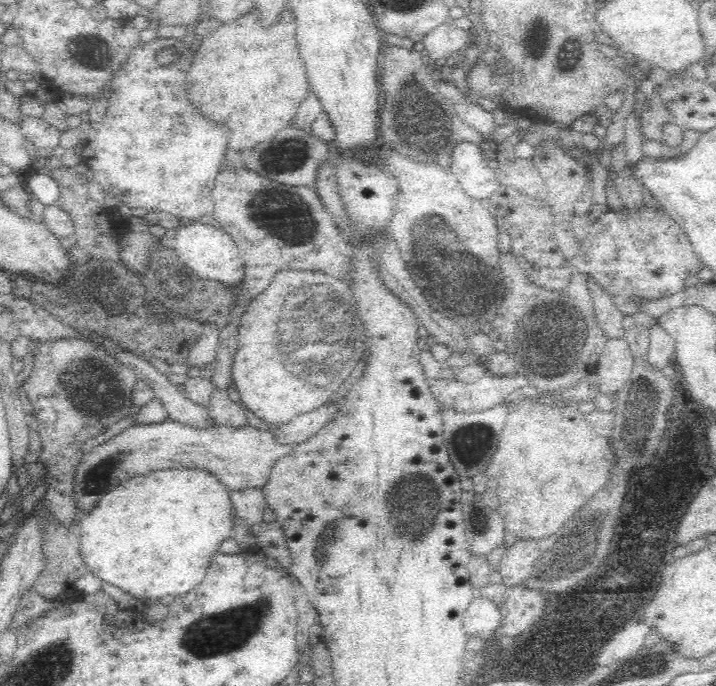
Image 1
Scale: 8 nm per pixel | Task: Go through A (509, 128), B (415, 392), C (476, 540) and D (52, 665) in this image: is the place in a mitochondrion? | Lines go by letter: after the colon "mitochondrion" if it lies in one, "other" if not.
A: other
B: other
C: other
D: mitochondrion

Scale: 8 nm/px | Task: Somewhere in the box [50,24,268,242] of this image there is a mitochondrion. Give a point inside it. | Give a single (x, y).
(85, 48)

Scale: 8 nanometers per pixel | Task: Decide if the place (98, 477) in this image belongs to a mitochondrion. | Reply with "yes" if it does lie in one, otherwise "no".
no

